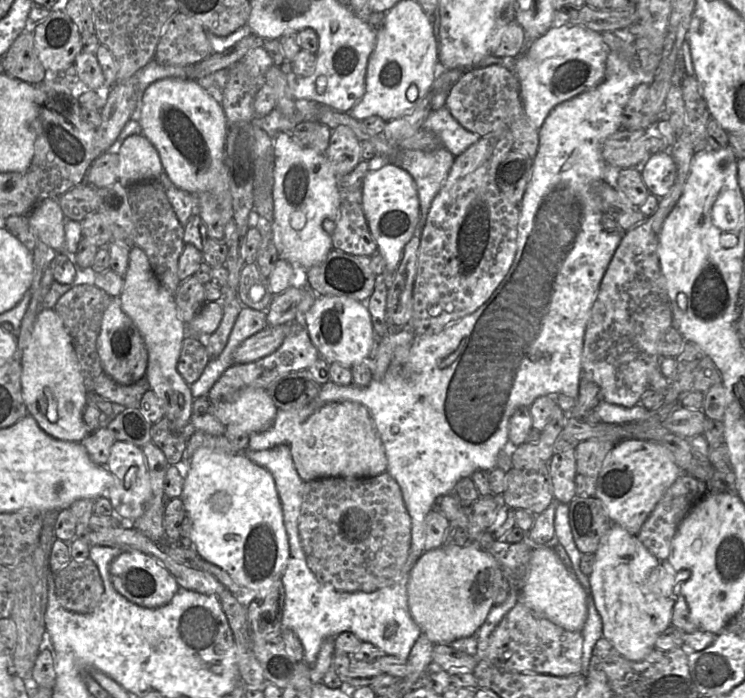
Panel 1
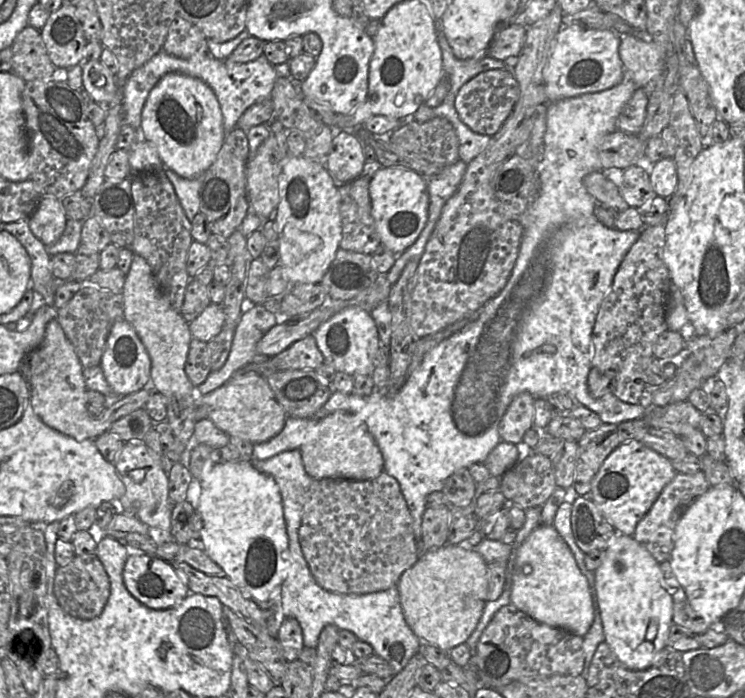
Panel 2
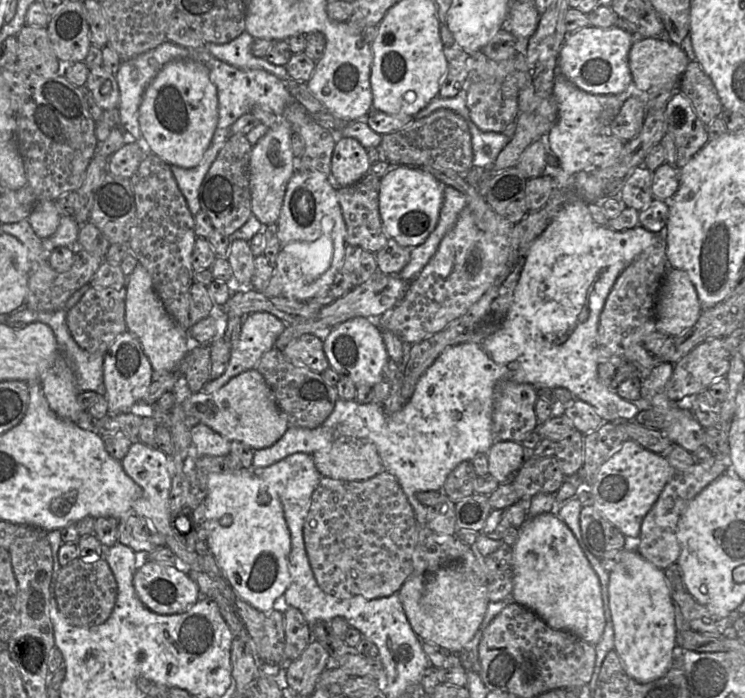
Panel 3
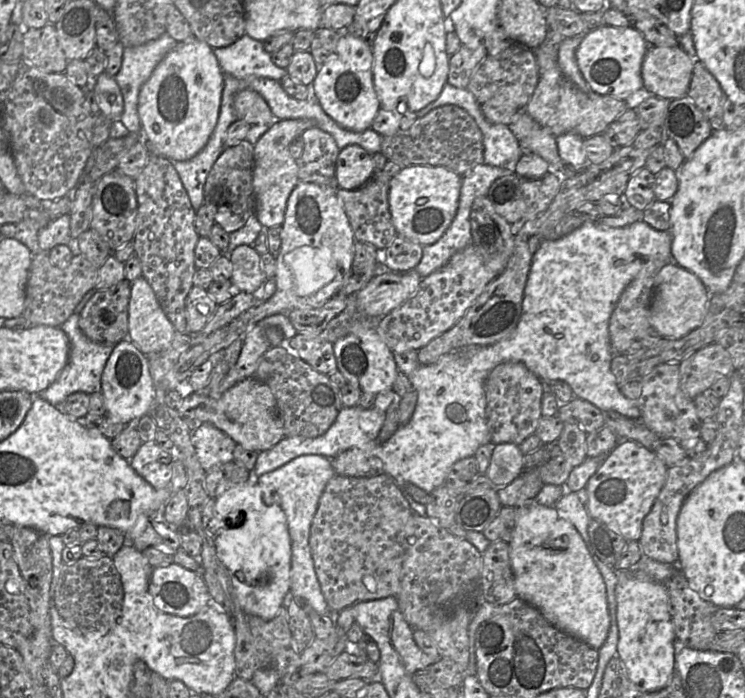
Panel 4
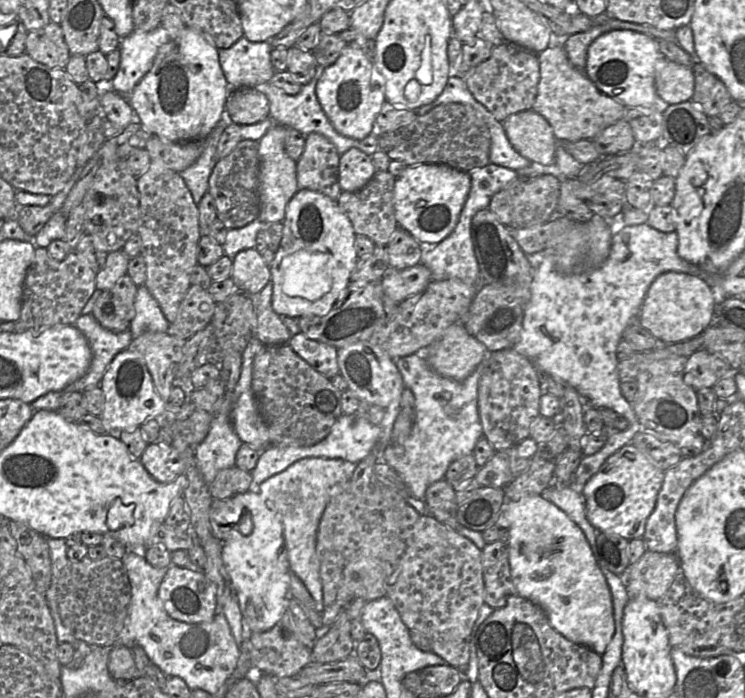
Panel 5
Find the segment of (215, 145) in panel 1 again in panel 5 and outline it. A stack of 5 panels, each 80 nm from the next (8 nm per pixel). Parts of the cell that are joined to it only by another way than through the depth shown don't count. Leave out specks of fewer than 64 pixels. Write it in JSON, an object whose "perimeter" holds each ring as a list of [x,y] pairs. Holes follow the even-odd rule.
{"perimeter":[[[190,27],[159,48],[150,71],[128,96],[124,96],[148,132],[172,142],[187,142],[206,138],[219,124],[225,116],[230,87],[219,63],[218,50],[209,39]]]}

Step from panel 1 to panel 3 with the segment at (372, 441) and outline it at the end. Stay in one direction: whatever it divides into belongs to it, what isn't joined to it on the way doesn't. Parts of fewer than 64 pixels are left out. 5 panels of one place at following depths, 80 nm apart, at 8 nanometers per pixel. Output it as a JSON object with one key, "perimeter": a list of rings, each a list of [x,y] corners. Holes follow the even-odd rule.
{"perimeter":[[[340,437],[312,456],[322,477],[360,481],[385,471],[376,447],[366,439]]]}

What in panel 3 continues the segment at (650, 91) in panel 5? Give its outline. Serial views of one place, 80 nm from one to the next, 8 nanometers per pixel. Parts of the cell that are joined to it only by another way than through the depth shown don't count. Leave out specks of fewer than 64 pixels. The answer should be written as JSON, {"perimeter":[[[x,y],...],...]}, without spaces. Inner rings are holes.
{"perimeter":[[[588,26],[568,34],[558,56],[557,69],[568,81],[593,95],[617,95],[632,83],[628,55],[635,41],[618,27]]]}

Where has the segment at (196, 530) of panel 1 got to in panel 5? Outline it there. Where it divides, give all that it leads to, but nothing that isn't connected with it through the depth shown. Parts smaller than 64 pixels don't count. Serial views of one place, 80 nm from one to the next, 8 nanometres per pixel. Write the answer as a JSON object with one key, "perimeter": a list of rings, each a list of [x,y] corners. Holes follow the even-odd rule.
{"perimeter":[[[249,490],[245,493],[236,494],[235,496],[233,496],[233,498],[234,500],[238,500],[239,502],[241,502],[244,505],[244,507],[247,509],[247,511],[250,512],[252,516],[252,521],[253,521],[253,530],[252,530],[252,533],[247,536],[242,535],[237,529],[231,530],[228,533],[228,538],[225,541],[223,541],[222,557],[226,565],[228,574],[231,577],[233,585],[237,592],[238,602],[239,602],[240,609],[241,609],[242,615],[245,621],[250,626],[252,631],[263,632],[263,631],[267,631],[271,629],[284,615],[286,611],[286,598],[288,598],[289,594],[291,593],[290,591],[290,566],[289,566],[289,561],[288,561],[287,552],[286,552],[283,525],[282,525],[282,521],[279,515],[266,505],[265,501],[263,500],[259,492],[253,492]]]}

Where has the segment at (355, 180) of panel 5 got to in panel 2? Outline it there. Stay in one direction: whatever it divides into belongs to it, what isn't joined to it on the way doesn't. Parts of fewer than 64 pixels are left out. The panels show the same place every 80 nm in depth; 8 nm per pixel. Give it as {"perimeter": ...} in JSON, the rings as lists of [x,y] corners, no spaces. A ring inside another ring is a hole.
{"perimeter":[[[342,131],[333,138],[326,168],[336,181],[357,179],[365,163],[364,145],[354,133]]]}

